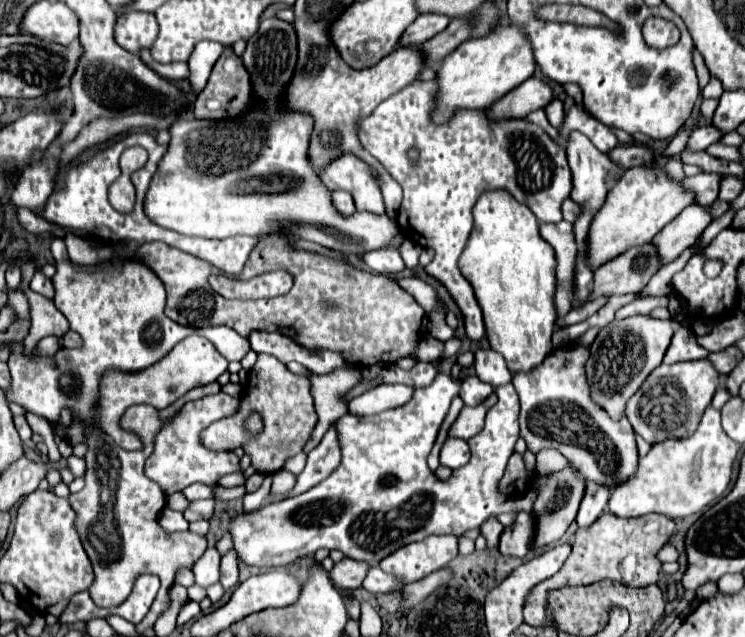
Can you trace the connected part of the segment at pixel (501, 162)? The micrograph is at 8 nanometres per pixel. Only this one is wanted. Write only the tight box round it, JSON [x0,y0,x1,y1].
[356,80,572,340]

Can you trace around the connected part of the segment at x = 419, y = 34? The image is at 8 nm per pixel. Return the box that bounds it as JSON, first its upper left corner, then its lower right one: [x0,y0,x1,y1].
[400,14,450,44]

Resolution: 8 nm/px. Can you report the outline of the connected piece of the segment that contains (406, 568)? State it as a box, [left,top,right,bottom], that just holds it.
[380,534,458,582]

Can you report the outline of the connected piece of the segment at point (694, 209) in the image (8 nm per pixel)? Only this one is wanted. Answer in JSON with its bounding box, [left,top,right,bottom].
[654,204,712,264]

